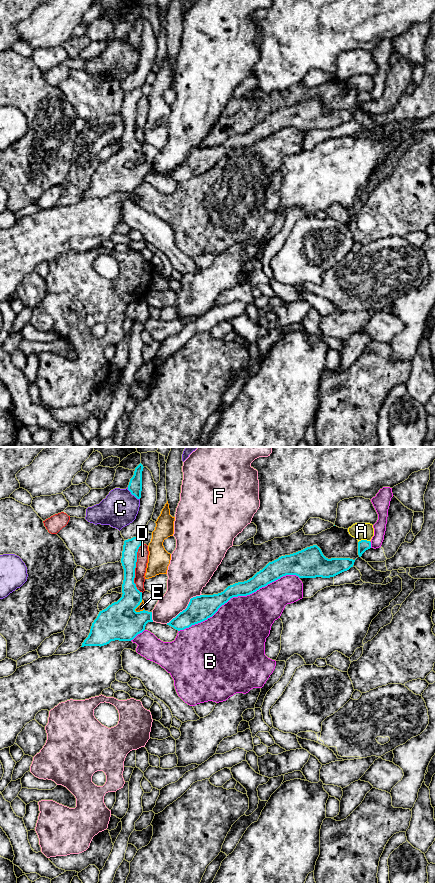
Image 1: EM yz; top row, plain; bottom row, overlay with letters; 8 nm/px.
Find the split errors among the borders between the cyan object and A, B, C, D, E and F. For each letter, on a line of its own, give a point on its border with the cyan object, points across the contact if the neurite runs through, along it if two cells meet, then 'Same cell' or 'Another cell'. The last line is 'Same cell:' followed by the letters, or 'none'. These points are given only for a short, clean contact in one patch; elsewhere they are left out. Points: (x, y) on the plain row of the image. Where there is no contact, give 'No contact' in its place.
A: Touches cyan at yz (363, 92). Another cell
B: Touches cyan at yz (238, 147). Another cell
C: Touches cyan at yz (132, 46). Another cell
D: Touches cyan at yz (135, 119). Another cell
E: Touches cyan at yz (138, 157). Another cell
F: Touches cyan at yz (186, 160). Another cell
Same cell: none

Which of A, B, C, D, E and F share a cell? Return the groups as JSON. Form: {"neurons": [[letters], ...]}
{"neurons": [["A"], ["B"], ["C"], ["D"], ["E"], ["F"]]}

